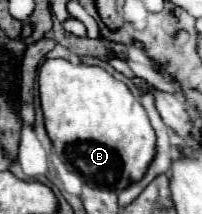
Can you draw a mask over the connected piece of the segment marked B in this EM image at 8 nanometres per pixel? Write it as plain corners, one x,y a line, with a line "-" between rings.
47,58
41,68
39,68
39,100
41,100
41,110
43,110
43,118
45,118
45,130
49,134
49,140
55,148
55,154
59,156
59,160
75,174
79,174
87,186
91,188
103,188
103,190
113,190
113,192
121,192
123,188
127,188
131,182
137,182
143,178
149,162
153,160
155,156
155,130
151,128
149,124
149,118
147,118
147,112
145,108
141,106
141,102
135,98
135,94
127,88
125,82
113,78
107,70
103,70
101,66
89,66
89,64
73,64
69,60
63,60
63,58

